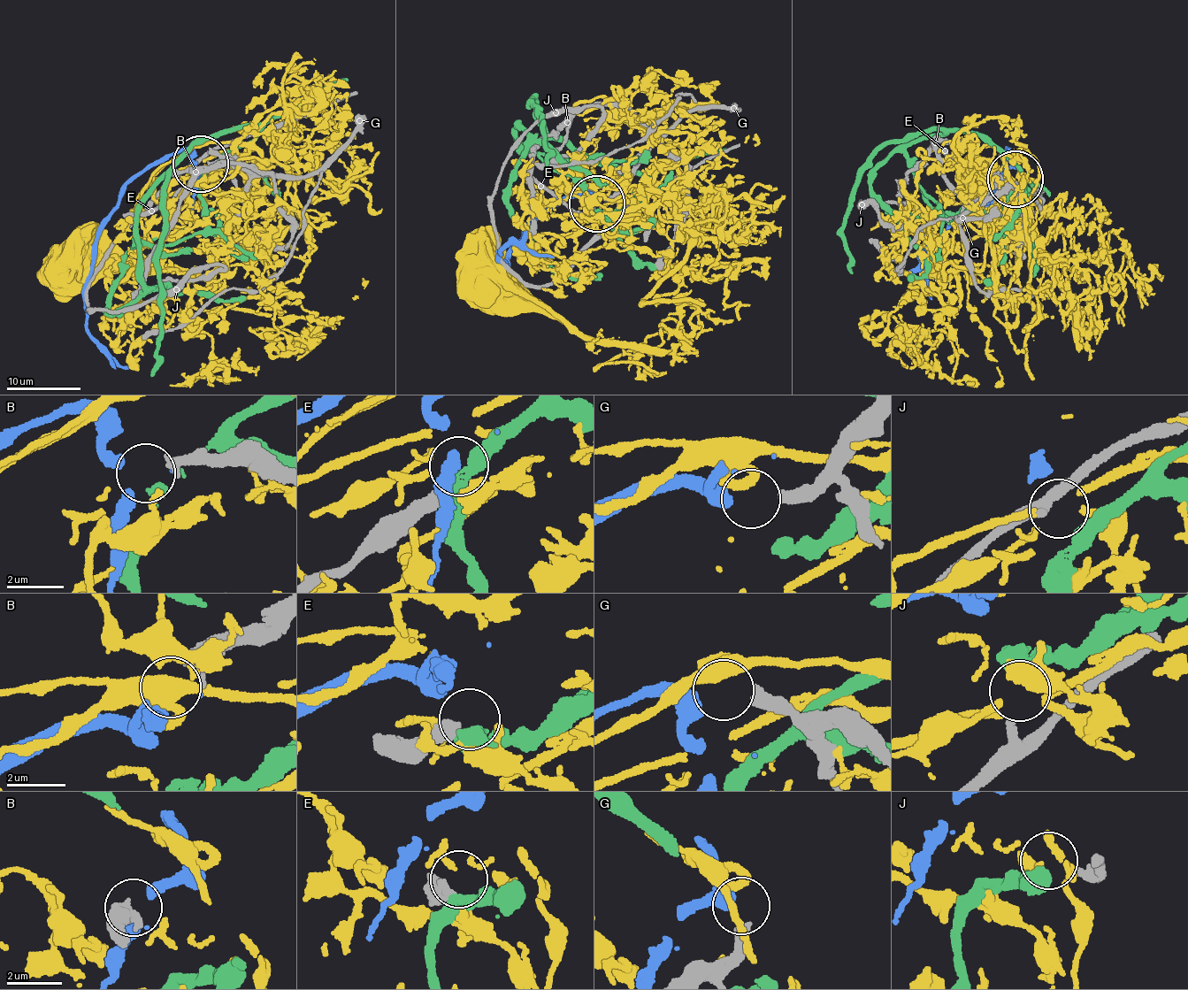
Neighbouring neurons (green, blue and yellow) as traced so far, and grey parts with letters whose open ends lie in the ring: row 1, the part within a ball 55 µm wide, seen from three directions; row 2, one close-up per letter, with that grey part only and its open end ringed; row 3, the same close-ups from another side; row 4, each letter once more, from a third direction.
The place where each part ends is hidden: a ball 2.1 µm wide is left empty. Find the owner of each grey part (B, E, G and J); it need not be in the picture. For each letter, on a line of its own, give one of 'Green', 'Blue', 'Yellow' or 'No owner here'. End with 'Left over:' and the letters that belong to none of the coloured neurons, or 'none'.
B: Blue
E: No owner here
G: No owner here
J: No owner here
Left over: E, G, J

